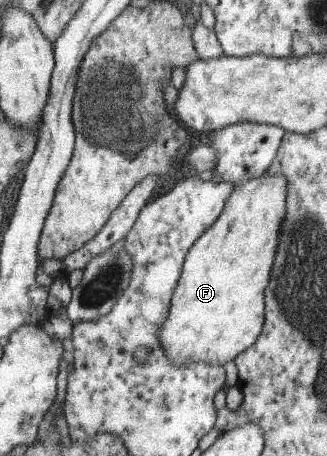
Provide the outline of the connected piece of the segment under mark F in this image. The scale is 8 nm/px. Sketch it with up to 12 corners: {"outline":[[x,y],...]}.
{"outline":[[290,182],[235,187],[190,248],[167,358],[234,362],[266,325]]}

